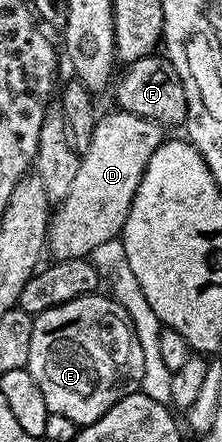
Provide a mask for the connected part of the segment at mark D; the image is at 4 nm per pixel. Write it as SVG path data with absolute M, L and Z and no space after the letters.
M113 109L113 112L111 112L110 115L102 114L100 118L98 118L97 124L95 125L95 133L91 133L91 145L87 145L87 149L81 155L79 173L75 173L75 181L71 184L71 193L67 193L67 197L60 200L60 202L56 204L55 210L52 212L49 221L47 251L48 254L53 254L52 258L54 260L83 259L92 256L95 245L103 245L103 241L111 241L112 239L118 238L118 236L120 236L122 229L125 228L127 213L131 209L135 193L139 189L139 181L147 169L147 163L151 161L151 155L155 153L155 149L159 149L159 145L163 142L163 134L161 135L161 130L163 130L163 127L162 124L158 122L158 120L135 117L131 113L127 113L126 111L122 111L120 109Z

